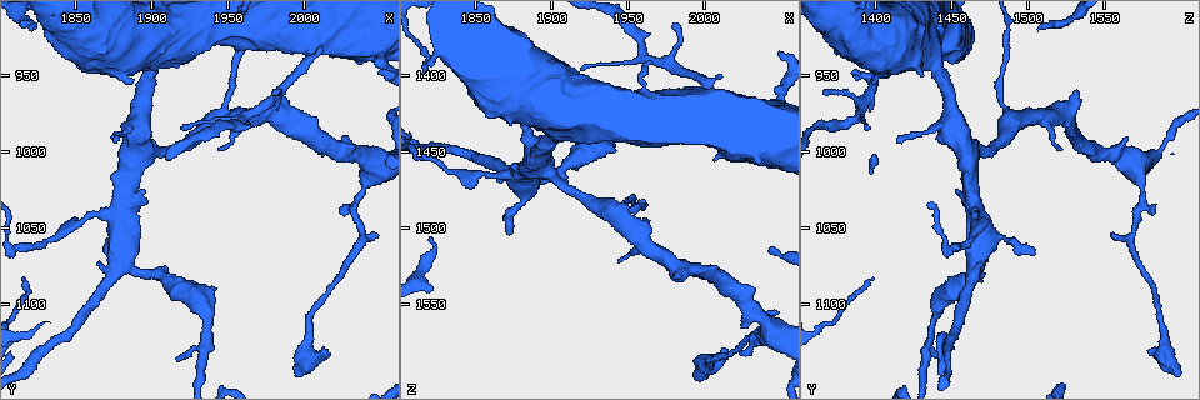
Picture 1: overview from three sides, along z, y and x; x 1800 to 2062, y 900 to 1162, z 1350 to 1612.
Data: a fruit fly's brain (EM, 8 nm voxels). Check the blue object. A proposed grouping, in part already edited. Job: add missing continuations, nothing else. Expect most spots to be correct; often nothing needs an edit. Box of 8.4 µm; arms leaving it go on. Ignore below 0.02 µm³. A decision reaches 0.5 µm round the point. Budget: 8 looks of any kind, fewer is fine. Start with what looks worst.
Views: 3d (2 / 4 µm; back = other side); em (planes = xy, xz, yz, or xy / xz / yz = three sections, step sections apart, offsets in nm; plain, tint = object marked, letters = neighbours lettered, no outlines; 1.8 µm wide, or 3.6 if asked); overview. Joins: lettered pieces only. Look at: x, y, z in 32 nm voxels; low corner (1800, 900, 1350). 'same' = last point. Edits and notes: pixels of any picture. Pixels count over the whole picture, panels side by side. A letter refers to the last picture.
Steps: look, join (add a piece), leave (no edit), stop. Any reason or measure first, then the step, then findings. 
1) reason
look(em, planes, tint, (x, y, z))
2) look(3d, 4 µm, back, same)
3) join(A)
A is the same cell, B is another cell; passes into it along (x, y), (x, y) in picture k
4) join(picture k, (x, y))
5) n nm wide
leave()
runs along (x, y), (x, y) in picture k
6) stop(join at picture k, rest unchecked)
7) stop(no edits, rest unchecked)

thin end
look(em, xy, step 8, letters, (1942, 998, 1522))

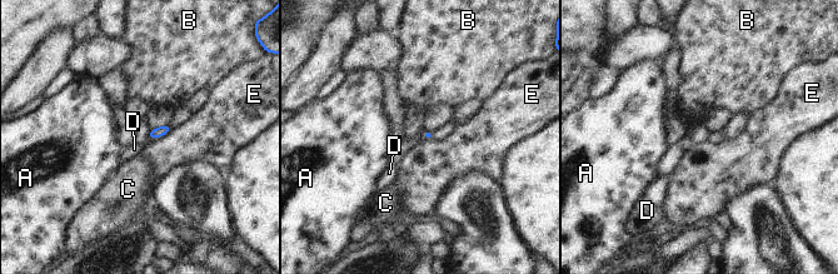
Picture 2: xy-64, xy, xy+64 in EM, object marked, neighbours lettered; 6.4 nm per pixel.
look(em, planes, letters, same)

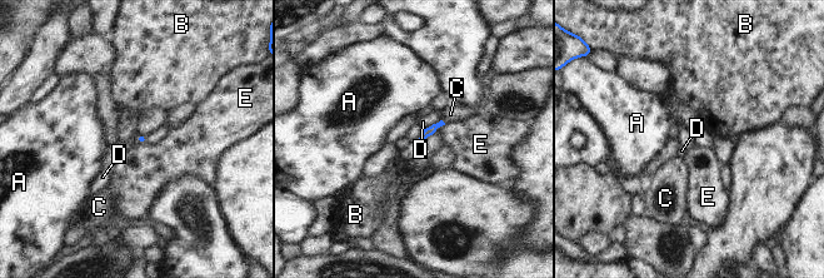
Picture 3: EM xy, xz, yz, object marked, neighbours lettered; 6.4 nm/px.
D touches over 140 nm
leave()
A, B, C, D and E are other cells; none of them fits

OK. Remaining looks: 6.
branch stops here
look(3d, 2 µm, back, (1870, 1066, 1504))

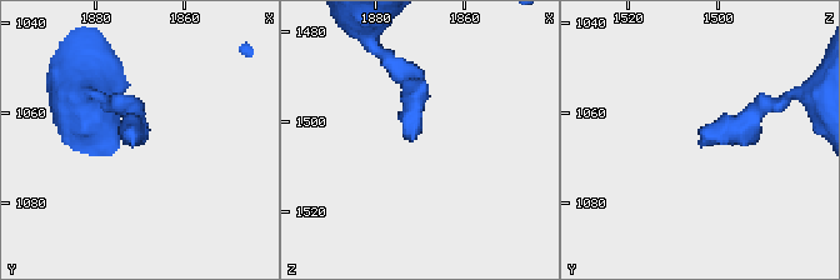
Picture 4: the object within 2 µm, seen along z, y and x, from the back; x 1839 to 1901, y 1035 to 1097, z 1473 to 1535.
look(em, yz, step 16, letters, (1872, 1067, 1503))

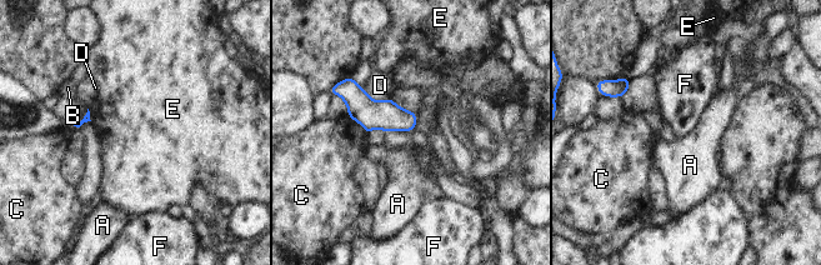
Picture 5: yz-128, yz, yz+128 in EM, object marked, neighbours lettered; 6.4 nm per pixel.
leave()
A, B, C, D, E and F are other cells; border along (88, 109), (91, 120) in picture 5; none of them fits

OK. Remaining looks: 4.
an open end
look(3d, 4 µm, (1878, 992, 1414))

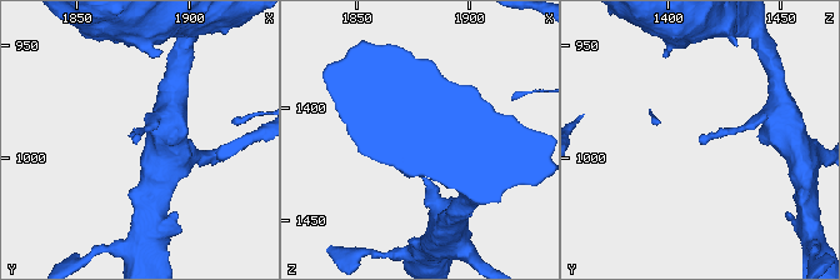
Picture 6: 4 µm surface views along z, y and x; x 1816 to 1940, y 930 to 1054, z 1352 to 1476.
now the EM
look(em, planes, plain, (1876, 991, 1414))

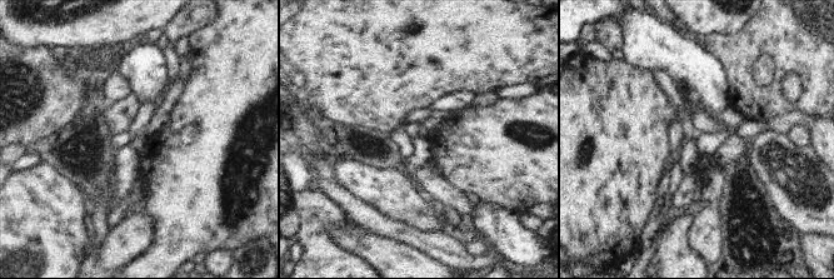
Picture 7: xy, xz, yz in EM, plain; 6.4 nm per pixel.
see the neighbours
look(em, planes, letters, same)

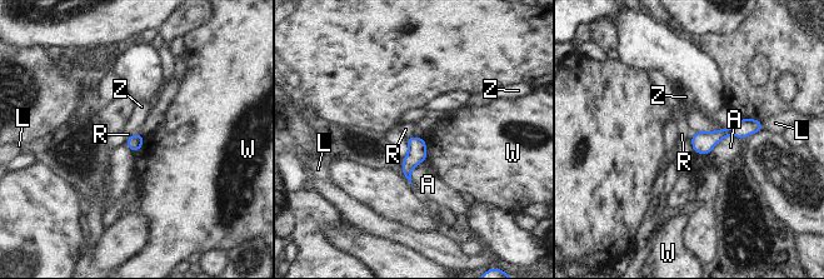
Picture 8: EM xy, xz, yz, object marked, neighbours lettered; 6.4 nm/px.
leave()
A, L, R, W and Z are other cells; runs along (758, 126), (694, 142) in picture 8; no lettered piece goes on from it

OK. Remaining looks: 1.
stop(no edits, rest unchecked)

